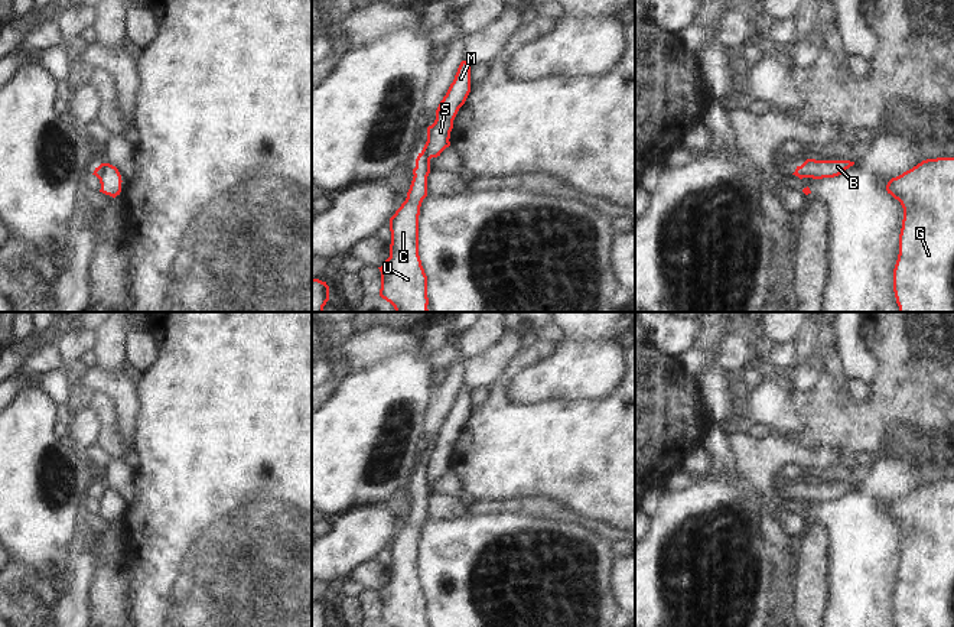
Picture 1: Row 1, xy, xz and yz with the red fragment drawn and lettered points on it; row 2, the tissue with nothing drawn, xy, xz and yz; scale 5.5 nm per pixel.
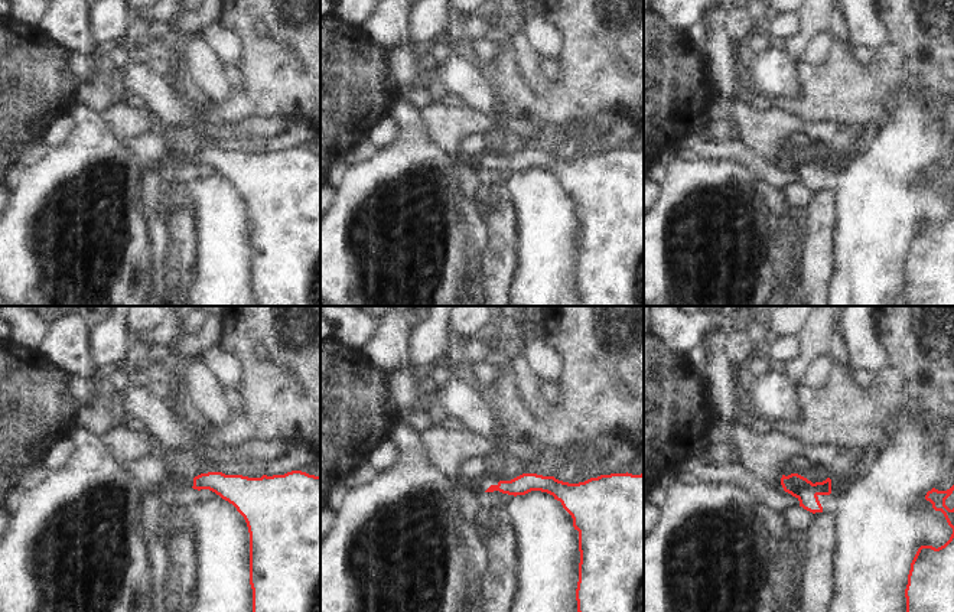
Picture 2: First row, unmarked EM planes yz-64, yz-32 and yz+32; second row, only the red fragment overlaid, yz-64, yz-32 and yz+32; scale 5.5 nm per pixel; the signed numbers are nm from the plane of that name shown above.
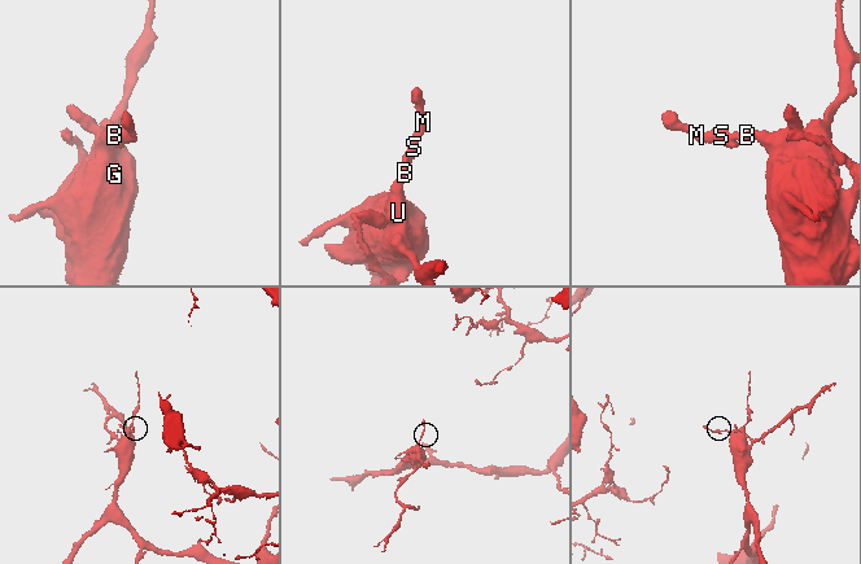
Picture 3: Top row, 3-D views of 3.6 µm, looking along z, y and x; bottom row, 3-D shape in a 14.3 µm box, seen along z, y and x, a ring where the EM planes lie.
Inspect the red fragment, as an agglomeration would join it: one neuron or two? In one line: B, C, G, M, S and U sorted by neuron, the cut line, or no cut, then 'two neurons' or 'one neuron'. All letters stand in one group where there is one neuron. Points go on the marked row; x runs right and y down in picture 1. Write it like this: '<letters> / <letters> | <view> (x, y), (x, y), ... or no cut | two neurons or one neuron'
B C G U / M S | xz (422, 152), (429, 161) | two neurons

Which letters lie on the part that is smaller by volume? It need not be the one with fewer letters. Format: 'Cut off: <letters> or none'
Cut off: M, S

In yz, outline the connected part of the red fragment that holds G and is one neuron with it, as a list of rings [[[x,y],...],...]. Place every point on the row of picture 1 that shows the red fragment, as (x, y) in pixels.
[[[954,157],[922,160],[892,178],[886,191],[903,208],[893,269],[899,312],[954,312]]]

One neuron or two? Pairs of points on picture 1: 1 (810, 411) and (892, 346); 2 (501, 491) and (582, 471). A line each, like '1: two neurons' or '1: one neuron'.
1: one neuron
2: one neuron

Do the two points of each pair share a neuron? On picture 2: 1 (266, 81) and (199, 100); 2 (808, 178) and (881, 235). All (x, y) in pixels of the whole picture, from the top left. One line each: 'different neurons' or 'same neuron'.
1: same neuron
2: same neuron

